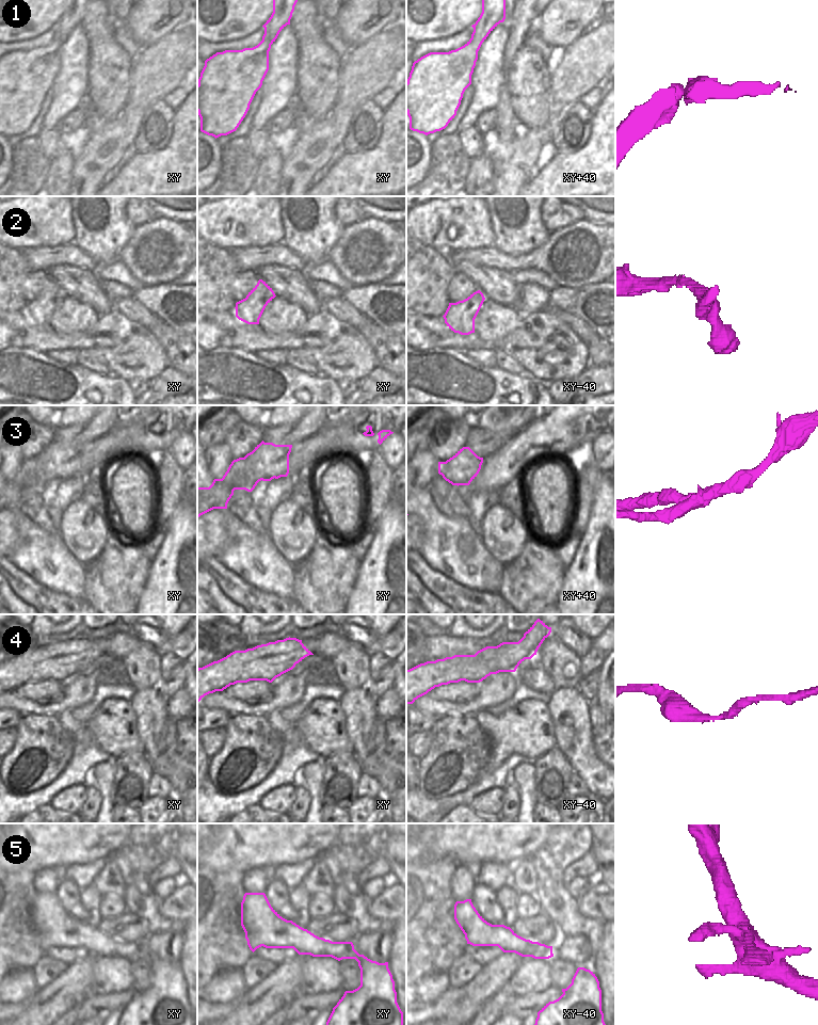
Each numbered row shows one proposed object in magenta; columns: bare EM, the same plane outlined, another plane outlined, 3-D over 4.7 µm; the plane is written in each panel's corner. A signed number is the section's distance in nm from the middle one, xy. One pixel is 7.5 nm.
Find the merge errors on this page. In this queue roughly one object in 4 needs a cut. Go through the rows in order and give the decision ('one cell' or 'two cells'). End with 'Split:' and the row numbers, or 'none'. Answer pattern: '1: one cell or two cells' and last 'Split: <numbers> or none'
1: one cell
2: one cell
3: two cells
4: one cell
5: one cell
Split: 3

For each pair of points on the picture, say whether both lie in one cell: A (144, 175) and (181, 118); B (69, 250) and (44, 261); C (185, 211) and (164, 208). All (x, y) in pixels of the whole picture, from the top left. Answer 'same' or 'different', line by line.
A: same
B: same
C: same

